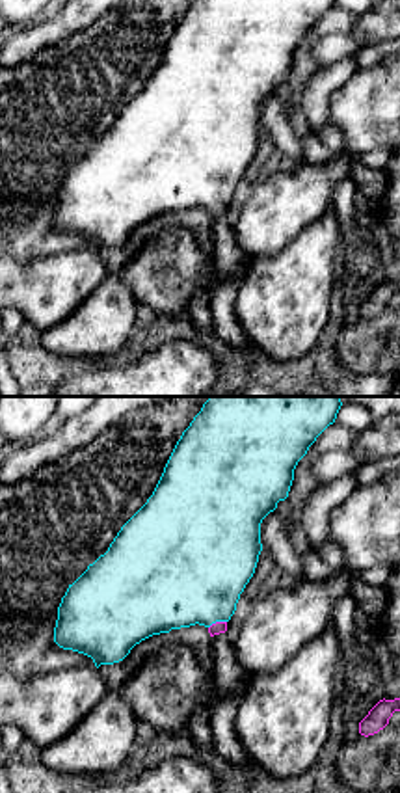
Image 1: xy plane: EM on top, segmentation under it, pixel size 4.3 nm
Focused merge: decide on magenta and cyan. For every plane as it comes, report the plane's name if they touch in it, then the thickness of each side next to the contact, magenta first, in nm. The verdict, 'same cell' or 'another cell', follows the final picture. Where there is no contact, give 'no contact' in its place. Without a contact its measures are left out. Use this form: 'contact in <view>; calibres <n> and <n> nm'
contact in xy; calibres 50 and 460 nm

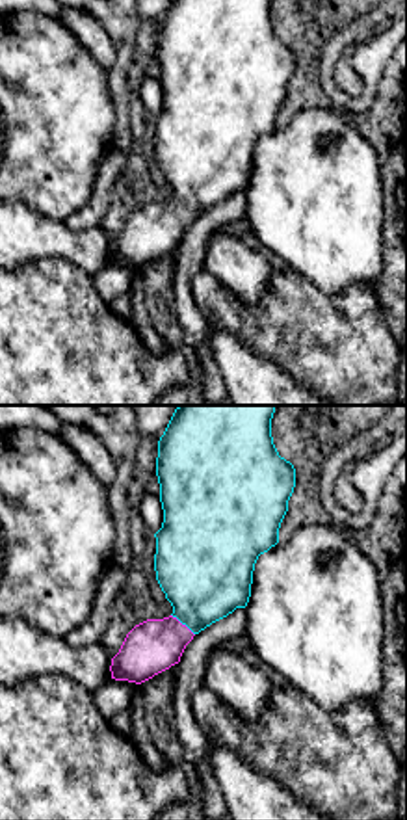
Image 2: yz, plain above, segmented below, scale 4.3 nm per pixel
contact in yz; calibres 220 and 400 nm

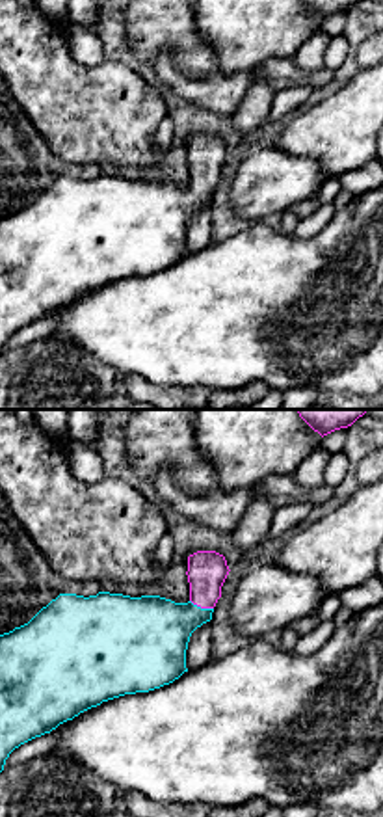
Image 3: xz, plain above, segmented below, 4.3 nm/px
contact in xz; calibres 180 and 320 nm

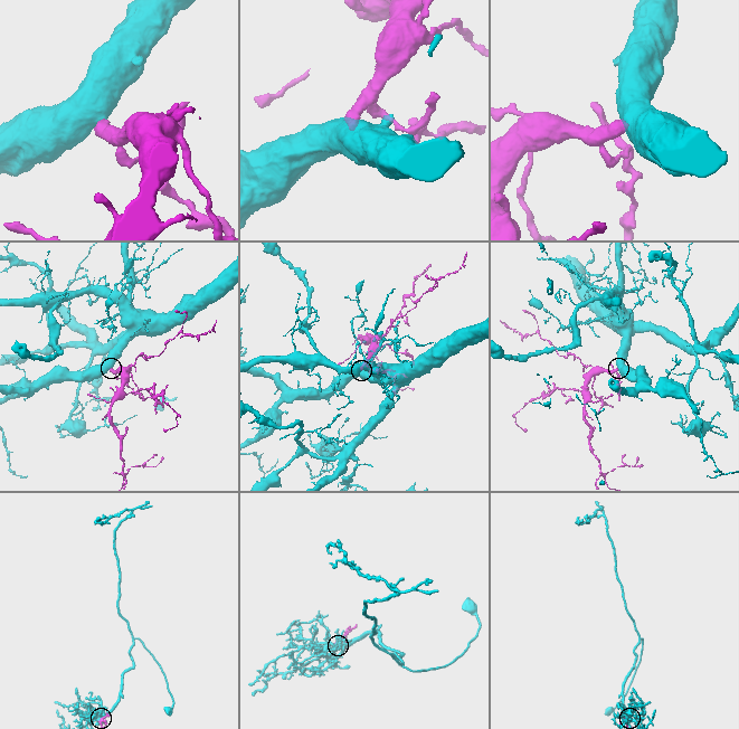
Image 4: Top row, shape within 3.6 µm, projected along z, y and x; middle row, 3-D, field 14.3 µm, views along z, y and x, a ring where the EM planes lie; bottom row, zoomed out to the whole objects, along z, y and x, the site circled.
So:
same cell

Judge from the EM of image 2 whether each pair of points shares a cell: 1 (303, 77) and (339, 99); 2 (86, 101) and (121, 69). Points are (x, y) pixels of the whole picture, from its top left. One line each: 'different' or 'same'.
1: different
2: different

